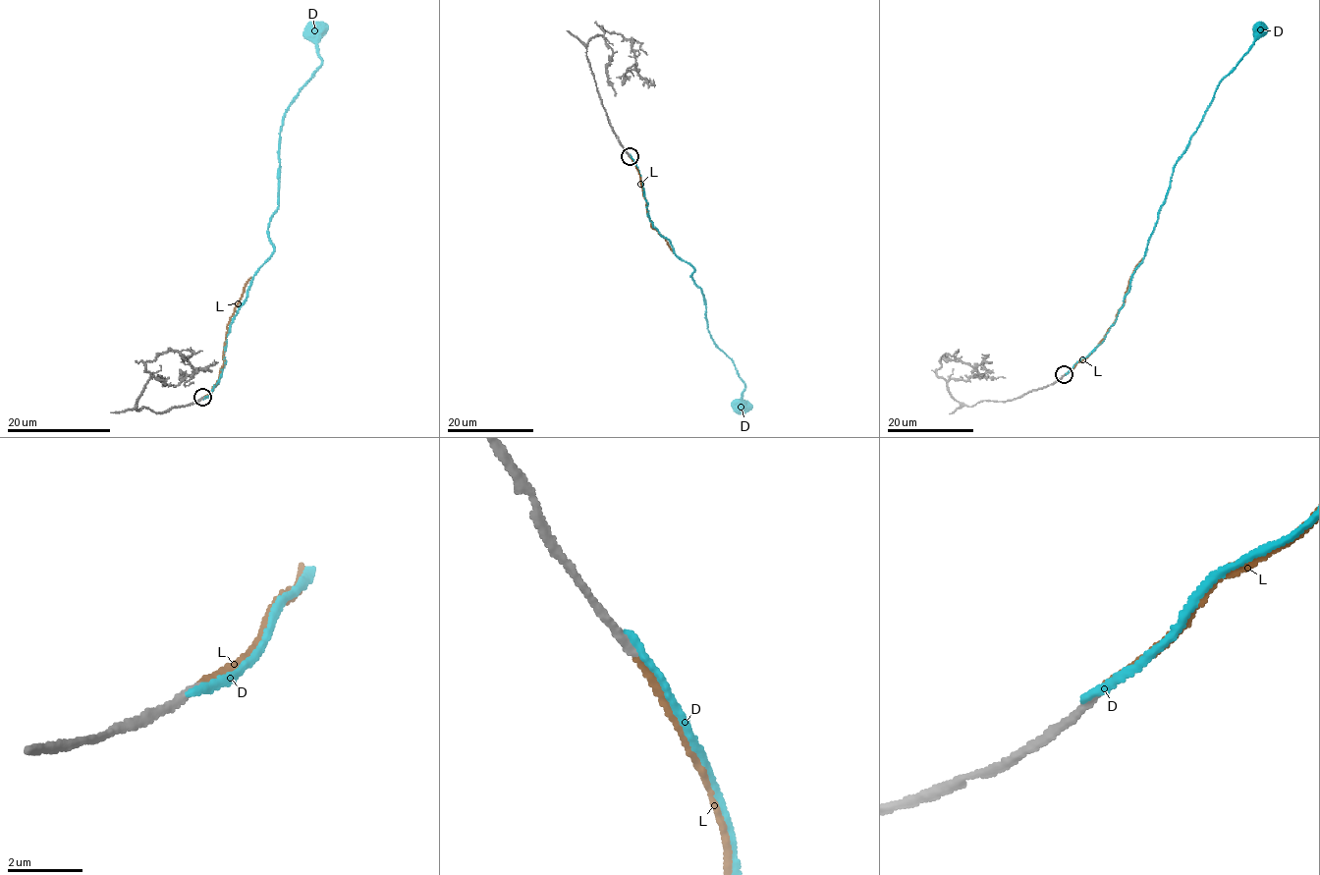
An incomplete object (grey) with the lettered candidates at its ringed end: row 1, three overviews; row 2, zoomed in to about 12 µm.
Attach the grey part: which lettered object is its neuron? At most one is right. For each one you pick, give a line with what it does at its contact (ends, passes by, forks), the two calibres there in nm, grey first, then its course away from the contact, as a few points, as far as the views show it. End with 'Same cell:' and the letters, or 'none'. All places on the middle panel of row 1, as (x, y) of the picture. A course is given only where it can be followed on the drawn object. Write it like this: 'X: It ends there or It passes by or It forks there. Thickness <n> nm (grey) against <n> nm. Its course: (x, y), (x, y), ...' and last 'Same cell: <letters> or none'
L: It ends there. Thickness 240 nm (grey) against 190 nm. Its course: (630, 156), (639, 177), (650, 225), (674, 253)
Same cell: L

